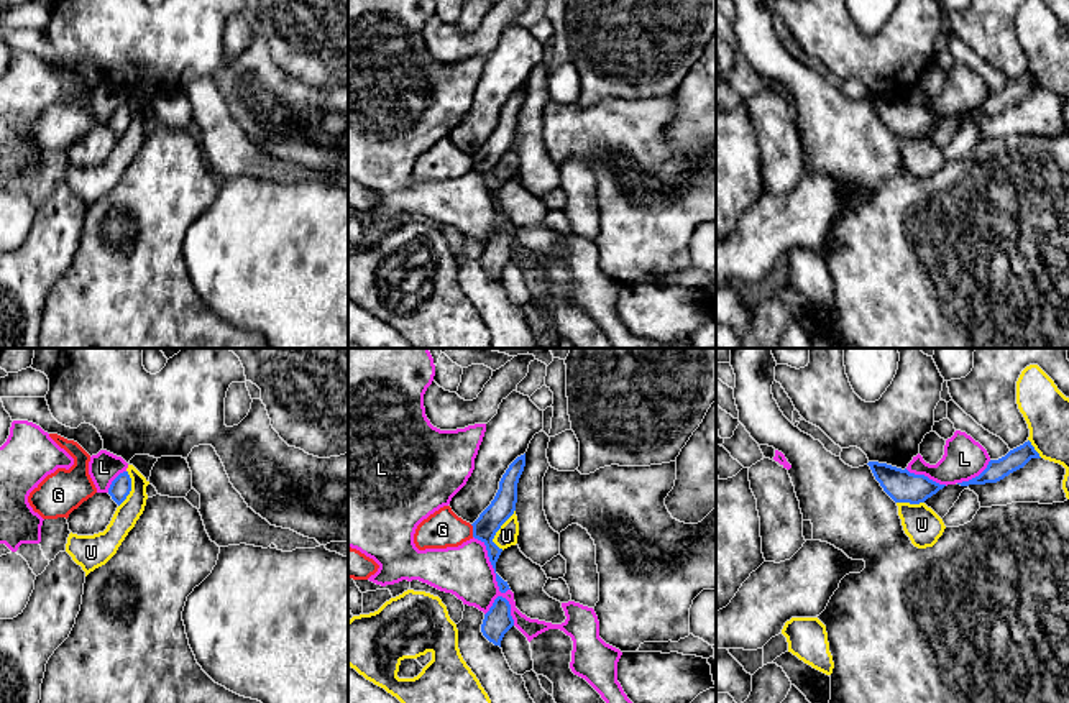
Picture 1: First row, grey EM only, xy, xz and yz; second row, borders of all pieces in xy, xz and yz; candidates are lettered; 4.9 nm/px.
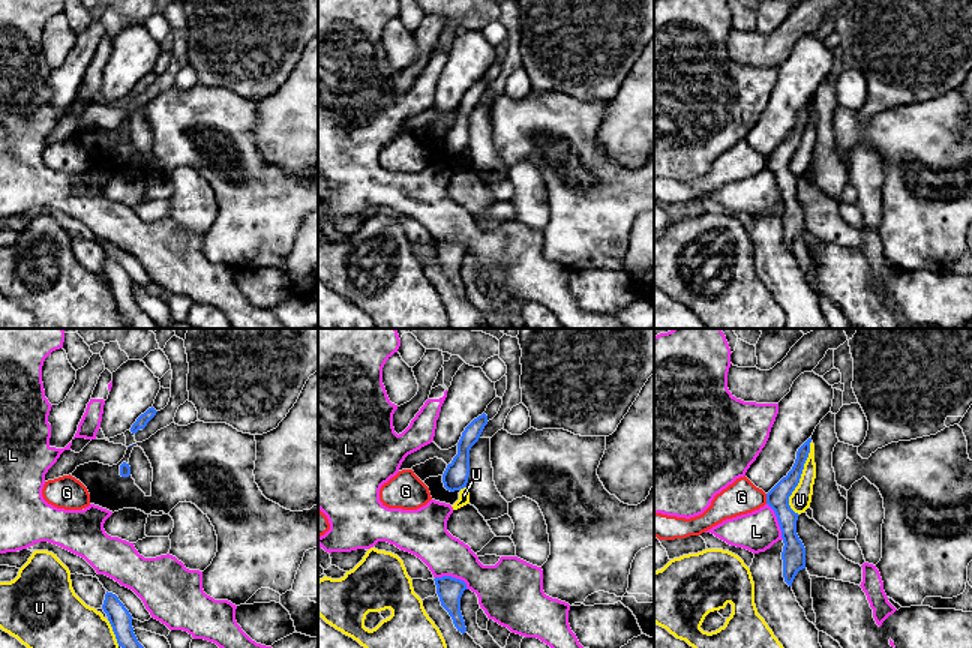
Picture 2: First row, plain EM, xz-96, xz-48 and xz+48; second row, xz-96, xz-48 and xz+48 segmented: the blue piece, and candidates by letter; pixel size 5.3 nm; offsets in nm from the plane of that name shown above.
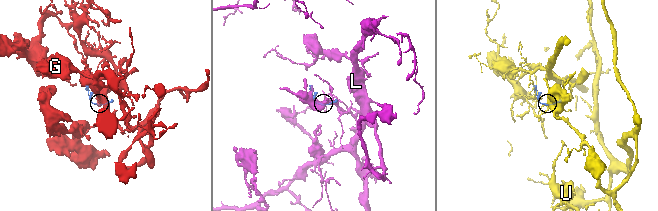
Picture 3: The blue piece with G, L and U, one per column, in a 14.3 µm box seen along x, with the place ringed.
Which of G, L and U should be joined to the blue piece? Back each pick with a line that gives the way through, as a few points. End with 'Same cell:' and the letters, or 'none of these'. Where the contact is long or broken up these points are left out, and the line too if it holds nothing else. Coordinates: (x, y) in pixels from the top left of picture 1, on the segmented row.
Same cell: U

